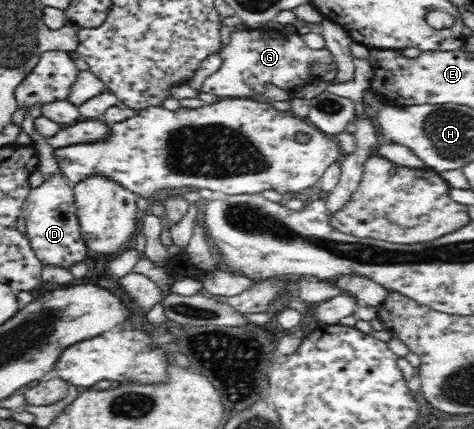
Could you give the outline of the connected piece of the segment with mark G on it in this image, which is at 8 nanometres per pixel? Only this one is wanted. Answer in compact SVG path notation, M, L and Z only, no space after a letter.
M266 25L259 29L232 32L229 44L222 48L220 54L222 65L205 80L201 91L221 98L251 97L261 99L265 92L264 84L266 82L272 82L289 92L294 90L296 86L311 84L317 80L310 73L311 63L319 61L333 64L334 62L329 49L313 50L303 42L301 35L297 32L274 33Z

